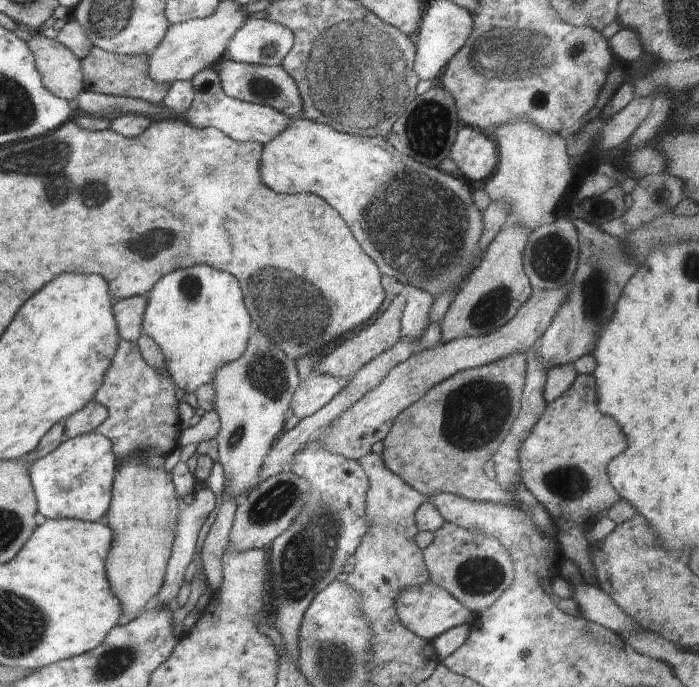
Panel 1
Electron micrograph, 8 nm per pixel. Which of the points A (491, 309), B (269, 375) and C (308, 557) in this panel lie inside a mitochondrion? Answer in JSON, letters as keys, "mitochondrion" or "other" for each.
{"A":"mitochondrion","B":"mitochondrion","C":"mitochondrion"}

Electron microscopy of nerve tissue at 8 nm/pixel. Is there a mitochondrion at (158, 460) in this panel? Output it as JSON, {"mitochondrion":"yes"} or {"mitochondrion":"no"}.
{"mitochondrion":"no"}

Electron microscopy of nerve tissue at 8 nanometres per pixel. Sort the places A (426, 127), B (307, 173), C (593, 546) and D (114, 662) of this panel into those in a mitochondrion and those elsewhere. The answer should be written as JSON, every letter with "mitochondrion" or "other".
{"A":"mitochondrion","B":"other","C":"other","D":"mitochondrion"}

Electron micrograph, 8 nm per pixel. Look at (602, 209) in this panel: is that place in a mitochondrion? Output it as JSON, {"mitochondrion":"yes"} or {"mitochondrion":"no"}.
{"mitochondrion":"yes"}

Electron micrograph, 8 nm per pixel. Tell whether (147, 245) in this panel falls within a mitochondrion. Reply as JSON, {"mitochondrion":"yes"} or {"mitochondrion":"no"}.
{"mitochondrion":"yes"}

